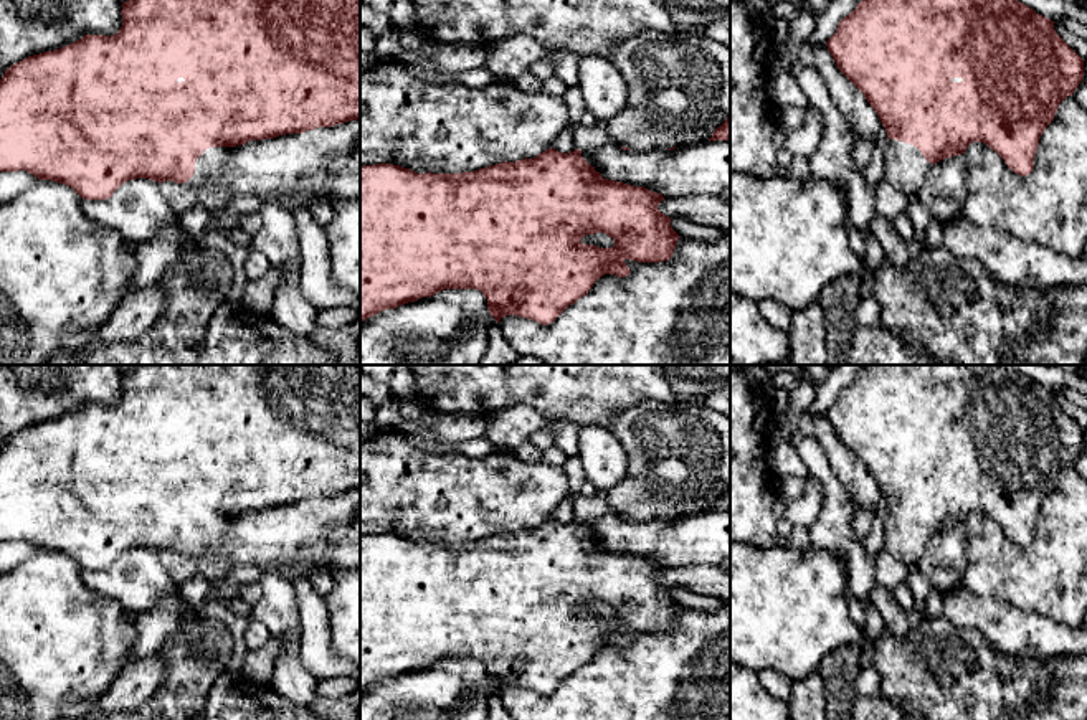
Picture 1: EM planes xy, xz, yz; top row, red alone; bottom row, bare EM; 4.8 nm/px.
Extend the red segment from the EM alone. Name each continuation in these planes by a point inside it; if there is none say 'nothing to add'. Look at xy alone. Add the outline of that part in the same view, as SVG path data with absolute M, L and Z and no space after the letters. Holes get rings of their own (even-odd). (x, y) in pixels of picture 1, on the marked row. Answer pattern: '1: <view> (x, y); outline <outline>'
1: xy (293, 169); outline M360 119L302 134L249 140L236 147L210 147L197 159L195 173L183 185L206 183L225 187L235 197L251 193L264 197L268 203L284 206L292 215L297 230L302 296L317 310L347 307L360 312L360 297L332 281L325 228L319 226L309 211L314 198L360 197Z

